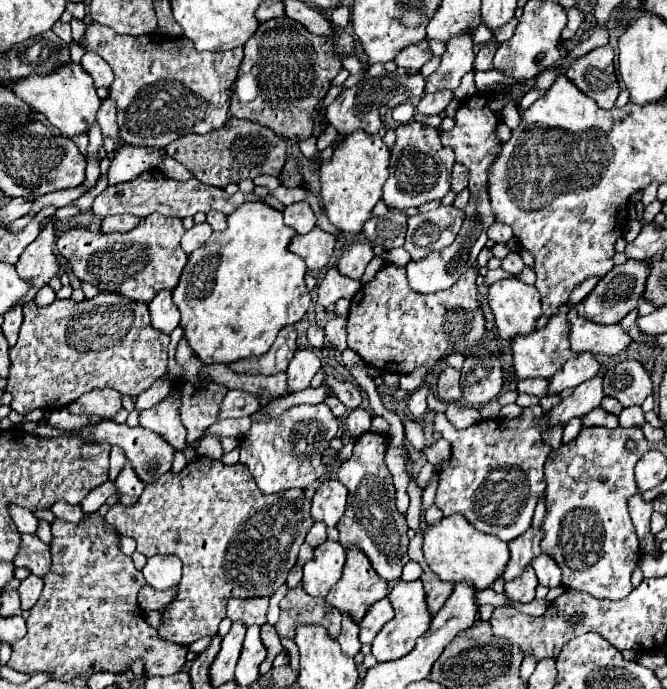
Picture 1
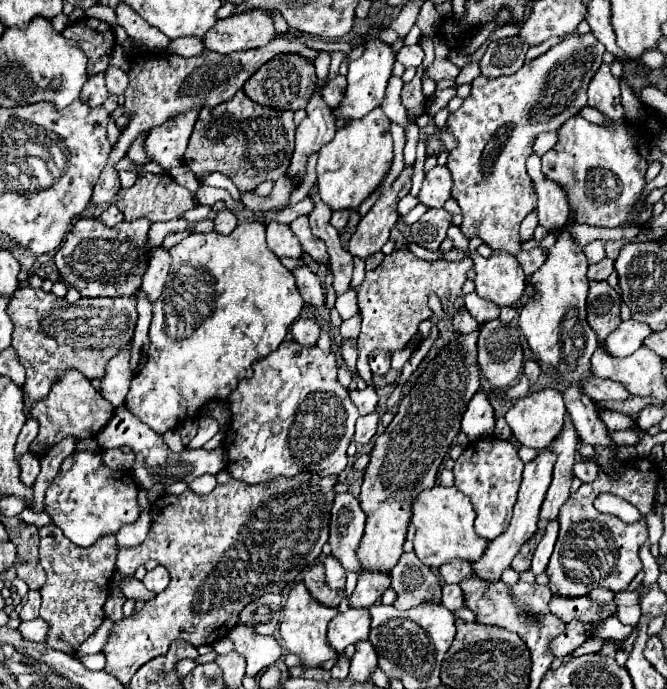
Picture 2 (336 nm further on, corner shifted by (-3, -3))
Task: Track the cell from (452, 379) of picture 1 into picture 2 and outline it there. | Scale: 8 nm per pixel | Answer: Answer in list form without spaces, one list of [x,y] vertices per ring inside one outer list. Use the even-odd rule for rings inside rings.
[[[456,314],[454,316],[454,320],[452,320],[452,324],[454,324],[454,330],[458,332],[458,334],[472,334],[472,332],[476,332],[476,328],[478,328],[478,322],[472,318],[472,314]]]

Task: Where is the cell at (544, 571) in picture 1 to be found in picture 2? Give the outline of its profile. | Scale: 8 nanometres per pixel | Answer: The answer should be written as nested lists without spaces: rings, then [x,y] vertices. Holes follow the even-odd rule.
[[[552,520],[548,522],[546,526],[546,532],[544,532],[544,538],[540,540],[534,556],[532,556],[532,574],[538,576],[542,572],[546,572],[546,566],[548,566],[548,560],[552,556],[552,550],[554,550],[554,542],[556,542],[556,536],[558,536],[558,522]]]

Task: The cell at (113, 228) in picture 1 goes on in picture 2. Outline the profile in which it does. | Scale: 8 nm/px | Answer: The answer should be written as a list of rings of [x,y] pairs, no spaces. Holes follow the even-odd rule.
[[[110,204],[110,206],[102,212],[100,220],[102,220],[106,226],[116,226],[118,222],[122,222],[122,220],[124,220],[124,214],[122,214],[114,204]]]

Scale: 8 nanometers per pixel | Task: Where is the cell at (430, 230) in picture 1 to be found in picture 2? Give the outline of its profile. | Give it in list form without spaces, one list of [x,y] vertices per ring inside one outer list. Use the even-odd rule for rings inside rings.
[[[428,210],[418,222],[410,226],[410,240],[424,246],[430,252],[436,252],[442,240],[446,238],[446,230],[452,222],[452,216],[444,210]]]

